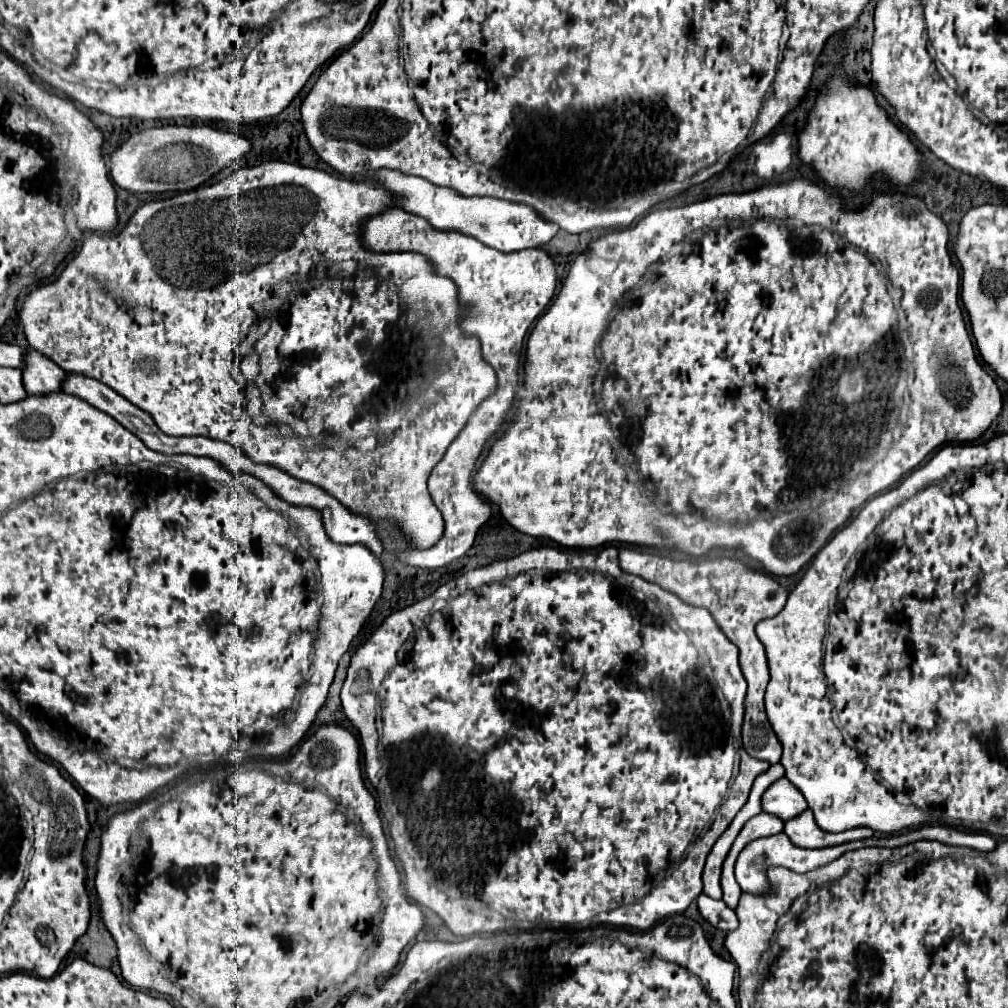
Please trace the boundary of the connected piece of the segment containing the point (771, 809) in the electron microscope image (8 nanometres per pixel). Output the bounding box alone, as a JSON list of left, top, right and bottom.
[763,778,807,822]

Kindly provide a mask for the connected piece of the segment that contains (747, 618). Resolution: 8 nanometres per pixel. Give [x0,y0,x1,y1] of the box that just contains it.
[619,546,787,764]

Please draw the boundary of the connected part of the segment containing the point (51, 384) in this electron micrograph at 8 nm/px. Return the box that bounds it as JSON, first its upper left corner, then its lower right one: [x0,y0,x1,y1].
[23,348,65,394]

